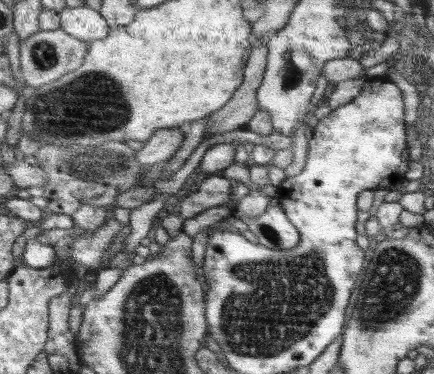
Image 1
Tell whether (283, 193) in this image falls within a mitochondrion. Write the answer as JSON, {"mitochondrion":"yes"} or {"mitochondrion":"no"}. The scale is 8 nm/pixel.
{"mitochondrion":"no"}

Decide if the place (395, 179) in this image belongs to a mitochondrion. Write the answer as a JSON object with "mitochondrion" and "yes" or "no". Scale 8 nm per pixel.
{"mitochondrion":"no"}

